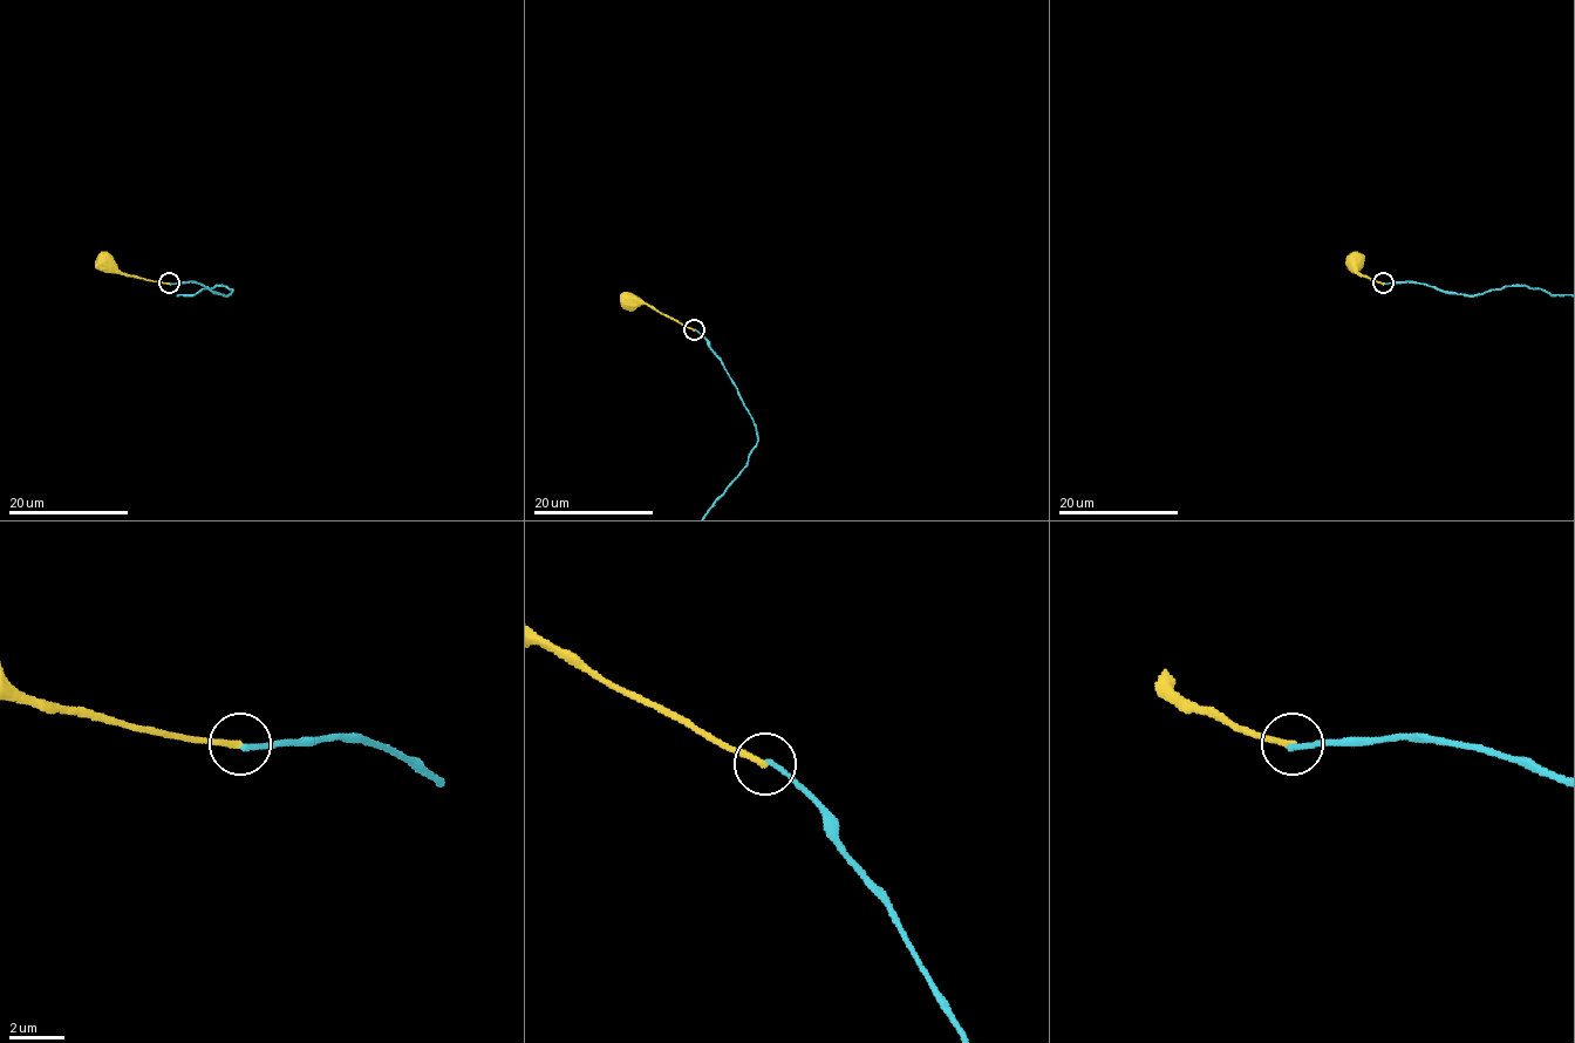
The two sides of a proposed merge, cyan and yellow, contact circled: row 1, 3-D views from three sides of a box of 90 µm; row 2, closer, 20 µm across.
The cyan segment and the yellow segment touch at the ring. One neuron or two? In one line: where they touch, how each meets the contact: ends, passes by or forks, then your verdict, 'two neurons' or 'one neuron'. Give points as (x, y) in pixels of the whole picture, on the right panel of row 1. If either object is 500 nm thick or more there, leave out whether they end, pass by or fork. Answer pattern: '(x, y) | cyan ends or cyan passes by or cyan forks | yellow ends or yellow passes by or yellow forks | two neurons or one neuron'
(1383, 283) | cyan ends | yellow ends | two neurons

